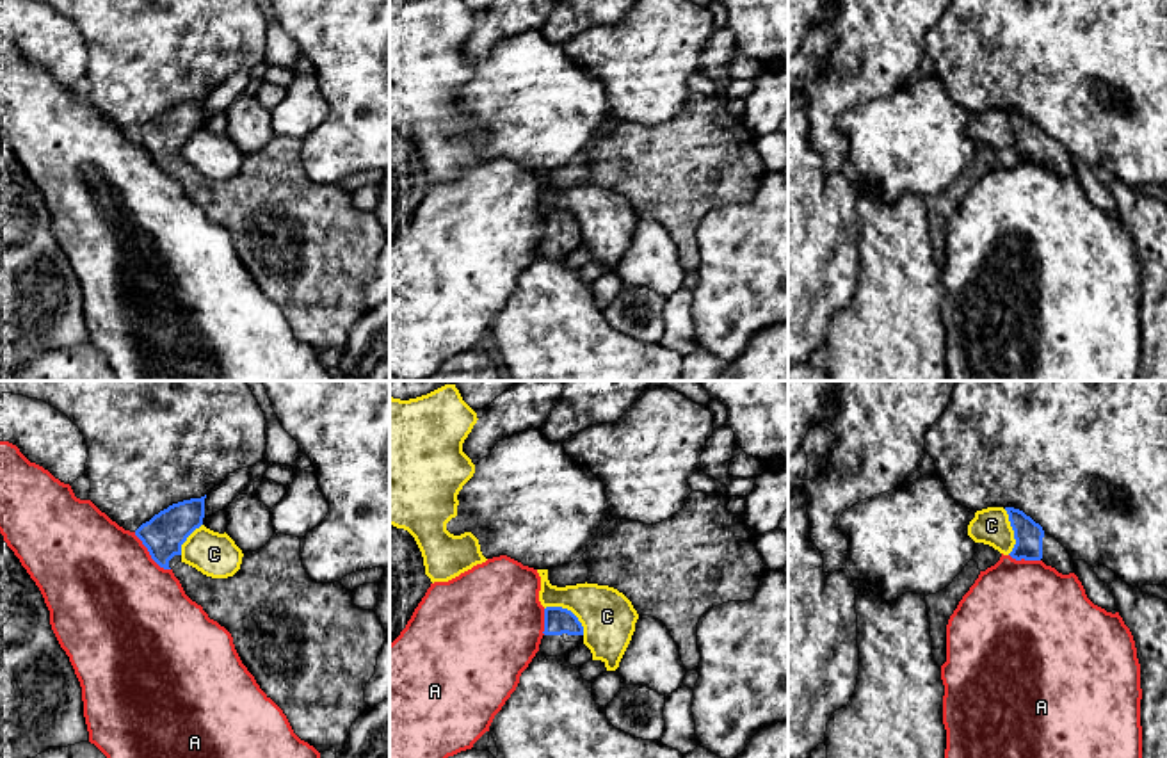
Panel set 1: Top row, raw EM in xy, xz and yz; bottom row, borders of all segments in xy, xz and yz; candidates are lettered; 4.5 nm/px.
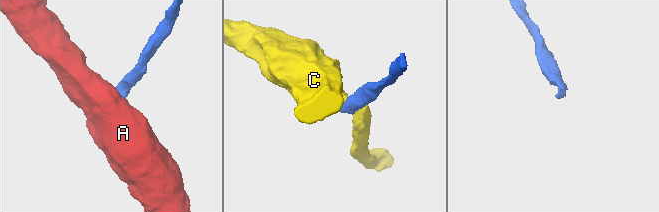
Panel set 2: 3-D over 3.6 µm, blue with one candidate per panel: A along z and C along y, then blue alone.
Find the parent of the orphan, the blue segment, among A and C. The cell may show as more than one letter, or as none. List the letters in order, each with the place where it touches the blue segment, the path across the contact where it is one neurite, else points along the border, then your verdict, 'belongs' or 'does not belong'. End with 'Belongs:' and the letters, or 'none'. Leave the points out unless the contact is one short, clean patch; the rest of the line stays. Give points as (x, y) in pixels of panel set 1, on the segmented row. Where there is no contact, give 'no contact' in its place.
A: contact xy (150, 554); border xy (134, 532), (148, 554), (169, 570); does not belong
C: contact xz (570, 611); border xz (545, 607), (566, 607), (577, 618), (584, 634); does not belong
Belongs: none

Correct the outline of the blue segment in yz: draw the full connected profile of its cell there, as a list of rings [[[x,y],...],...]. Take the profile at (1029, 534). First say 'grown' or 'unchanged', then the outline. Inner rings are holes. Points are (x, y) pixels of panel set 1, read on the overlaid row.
grown; [[[1005,507],[1005,511],[1016,539],[1014,548],[1009,553],[1012,559],[1042,560],[1062,575],[1074,573],[1073,557],[1055,537],[1046,534],[1042,527],[1023,511],[1014,507]]]

